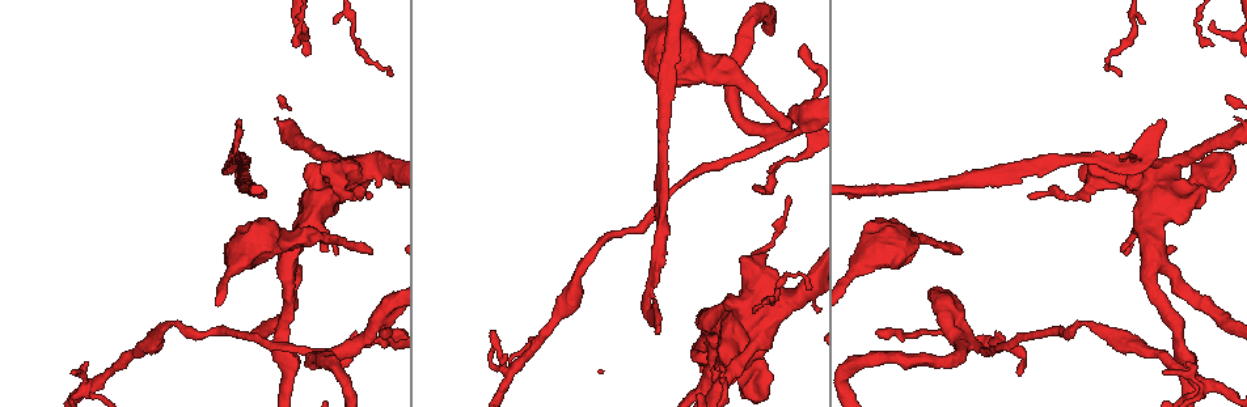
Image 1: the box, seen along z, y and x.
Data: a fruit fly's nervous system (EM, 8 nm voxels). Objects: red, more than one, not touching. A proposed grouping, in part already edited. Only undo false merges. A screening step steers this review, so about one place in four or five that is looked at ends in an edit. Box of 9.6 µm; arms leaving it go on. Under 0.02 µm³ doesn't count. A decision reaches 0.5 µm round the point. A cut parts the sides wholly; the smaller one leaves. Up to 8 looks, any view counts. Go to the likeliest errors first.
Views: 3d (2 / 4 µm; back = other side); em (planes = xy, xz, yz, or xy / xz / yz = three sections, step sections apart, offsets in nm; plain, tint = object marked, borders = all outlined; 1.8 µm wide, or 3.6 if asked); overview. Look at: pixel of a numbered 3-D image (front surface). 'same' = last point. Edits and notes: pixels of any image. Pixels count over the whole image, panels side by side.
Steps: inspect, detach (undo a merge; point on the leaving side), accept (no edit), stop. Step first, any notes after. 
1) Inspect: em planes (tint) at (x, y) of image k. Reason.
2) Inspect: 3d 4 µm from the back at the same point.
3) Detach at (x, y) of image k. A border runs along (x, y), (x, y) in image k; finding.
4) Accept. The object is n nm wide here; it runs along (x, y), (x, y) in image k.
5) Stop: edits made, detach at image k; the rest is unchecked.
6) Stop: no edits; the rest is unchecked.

Inspect: em xy step 4 (borders) at (1204, 387) of image 1. Sharp bend.

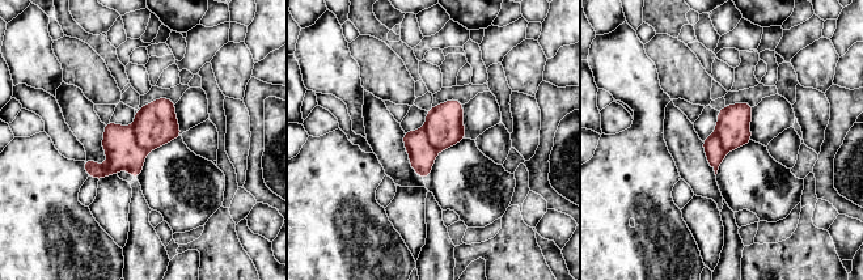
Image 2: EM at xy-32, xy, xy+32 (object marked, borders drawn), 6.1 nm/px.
Inspect: em planes (borders) at the same point.

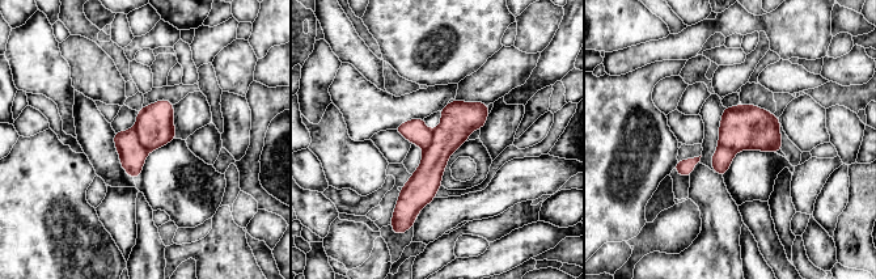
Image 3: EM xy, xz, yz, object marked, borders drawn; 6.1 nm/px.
Detach at (155, 127) of image 3. Two neurons meet here.

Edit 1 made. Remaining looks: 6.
Inspect: em planes (tint) at (226, 163) of image 1. Sharp bend.

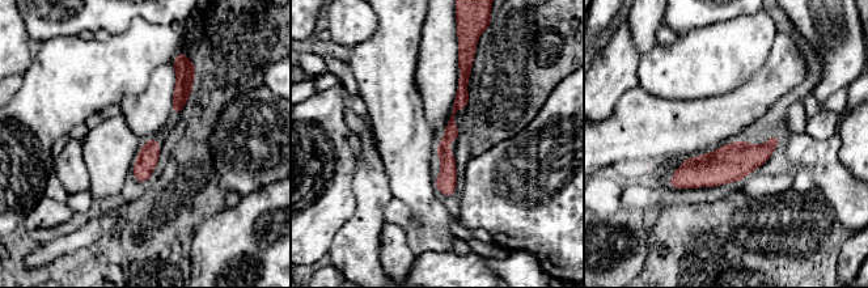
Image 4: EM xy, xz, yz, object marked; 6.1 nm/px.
Accept. All the same neuron.

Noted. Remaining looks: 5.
Inspect: 3d 4 µm from the back at (315, 225) of image 1.

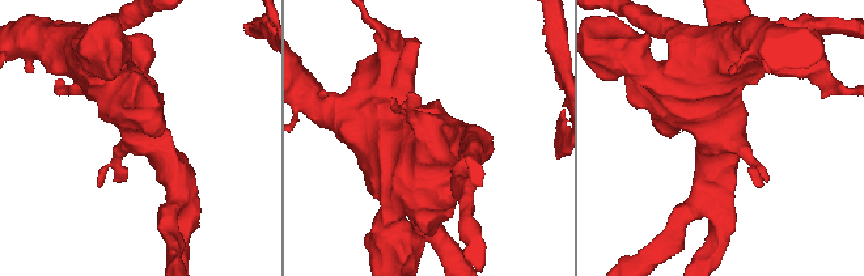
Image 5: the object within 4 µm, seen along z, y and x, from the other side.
Inspect: em 3.6 µm planes (tint) at (425, 132) of image 5. Shape alone is not enough.

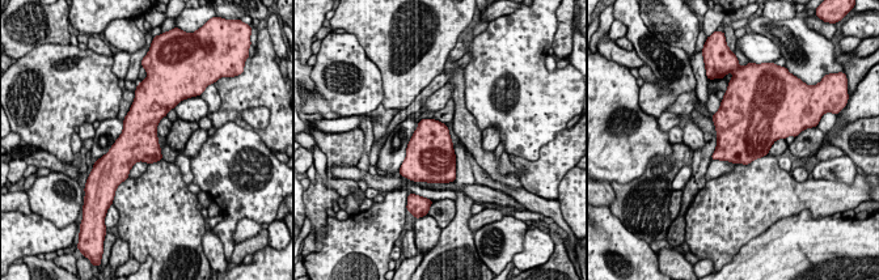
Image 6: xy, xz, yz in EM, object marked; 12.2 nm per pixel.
Accept. The object is 480 nm wide here; one neuron here.

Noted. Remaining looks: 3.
Stop: edits made, detach at image 3; the rest is unchecked.

